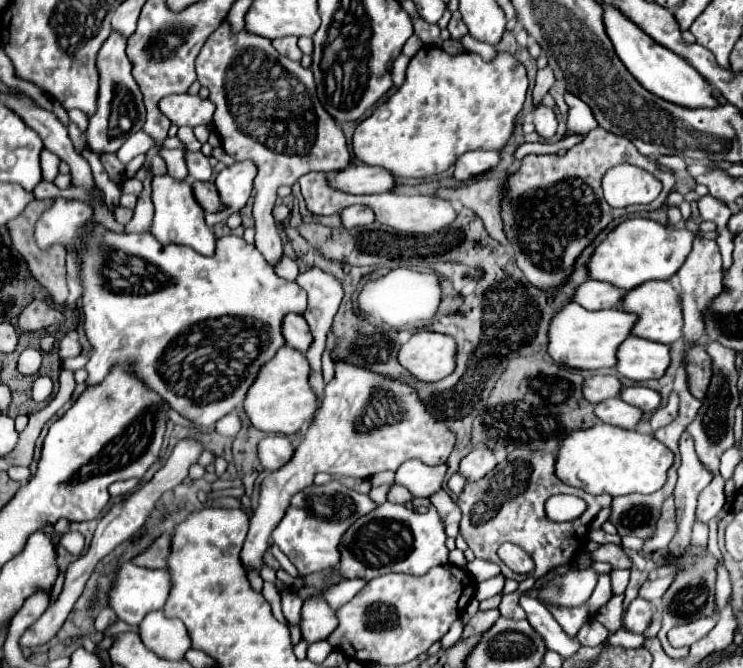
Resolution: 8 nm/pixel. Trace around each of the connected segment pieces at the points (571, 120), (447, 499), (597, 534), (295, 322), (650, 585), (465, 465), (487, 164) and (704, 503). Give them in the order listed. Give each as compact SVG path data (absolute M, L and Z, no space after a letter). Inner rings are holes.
M564 93L564 101L568 105L568 115L566 115L568 135L588 135L592 129L598 127L590 107L584 101L580 101L570 93Z
M440 489L438 493L434 493L430 497L430 503L436 507L436 511L438 511L438 515L440 515L442 521L446 521L446 515L456 507L456 503L452 501L452 497L444 489Z
M592 529L590 539L596 541L596 543L618 543L618 545L622 543L622 537L620 535L610 535L610 533L602 531L602 529Z
M288 313L282 319L282 337L284 337L288 347L294 347L302 353L310 347L310 341L312 341L304 317L296 315L296 313Z
M673 570L666 576L660 576L654 581L647 580L639 590L639 596L646 599L660 599L674 580L676 570Z
M472 449L462 461L458 473L466 481L478 481L496 467L496 459L490 449Z
M470 151L464 153L454 165L454 177L458 181L468 181L476 175L482 175L498 165L500 157L496 151Z
M720 478L712 480L698 497L695 520L708 523L723 508L726 502L724 482ZM713 481L715 485L713 485Z

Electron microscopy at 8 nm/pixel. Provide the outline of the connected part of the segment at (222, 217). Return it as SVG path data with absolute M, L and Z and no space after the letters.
M234 163L218 173L216 189L226 209L217 213L206 213L205 221L208 226L224 223L230 213L238 213L246 205L253 190L254 177L254 163Z

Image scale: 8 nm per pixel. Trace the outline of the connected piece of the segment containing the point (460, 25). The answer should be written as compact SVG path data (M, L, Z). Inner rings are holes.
M458 11L452 13L452 19L448 23L448 31L450 31L450 39L454 39L454 41L460 41L468 33L468 29L466 29L466 25L464 25L464 21L462 21Z

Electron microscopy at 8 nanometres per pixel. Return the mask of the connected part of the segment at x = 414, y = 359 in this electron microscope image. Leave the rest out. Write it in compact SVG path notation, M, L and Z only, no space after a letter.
M416 331L398 351L398 363L418 381L440 381L454 371L456 343L452 337Z

